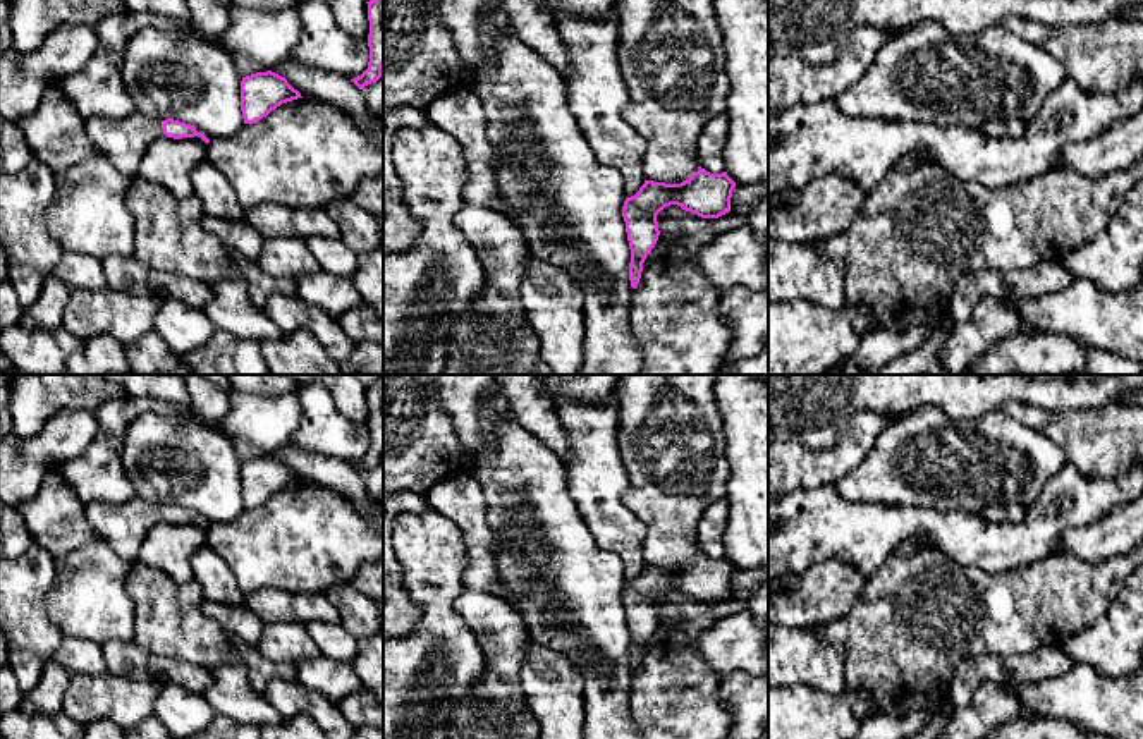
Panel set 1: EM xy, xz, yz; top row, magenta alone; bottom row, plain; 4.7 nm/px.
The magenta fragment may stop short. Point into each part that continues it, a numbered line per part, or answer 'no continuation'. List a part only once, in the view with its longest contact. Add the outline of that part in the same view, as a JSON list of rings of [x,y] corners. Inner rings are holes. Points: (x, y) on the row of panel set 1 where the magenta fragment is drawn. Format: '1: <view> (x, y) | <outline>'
1: xy (122, 141) | [[[134,112],[122,119],[93,117],[86,122],[86,132],[96,153],[122,174],[138,177],[141,158],[163,134],[163,124]]]

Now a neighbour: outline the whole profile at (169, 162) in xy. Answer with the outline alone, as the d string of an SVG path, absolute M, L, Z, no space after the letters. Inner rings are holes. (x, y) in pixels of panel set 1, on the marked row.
M162 134L144 151L138 177L162 186L177 198L194 194L191 172L206 162L206 143L199 137L174 139Z

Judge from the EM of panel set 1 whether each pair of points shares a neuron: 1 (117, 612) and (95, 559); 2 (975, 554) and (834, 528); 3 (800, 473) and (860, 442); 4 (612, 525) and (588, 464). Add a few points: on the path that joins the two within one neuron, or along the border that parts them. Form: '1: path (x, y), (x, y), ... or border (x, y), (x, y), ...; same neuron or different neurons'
1: path (103, 598), (95, 590), (95, 573); same neuron
2: path (941, 528), (934, 525), (889, 525), (868, 528); same neuron
3: path (815, 468), (829, 466), (844, 456); same neuron
4: path (605, 509), (605, 499), (597, 490), (597, 480); same neuron

